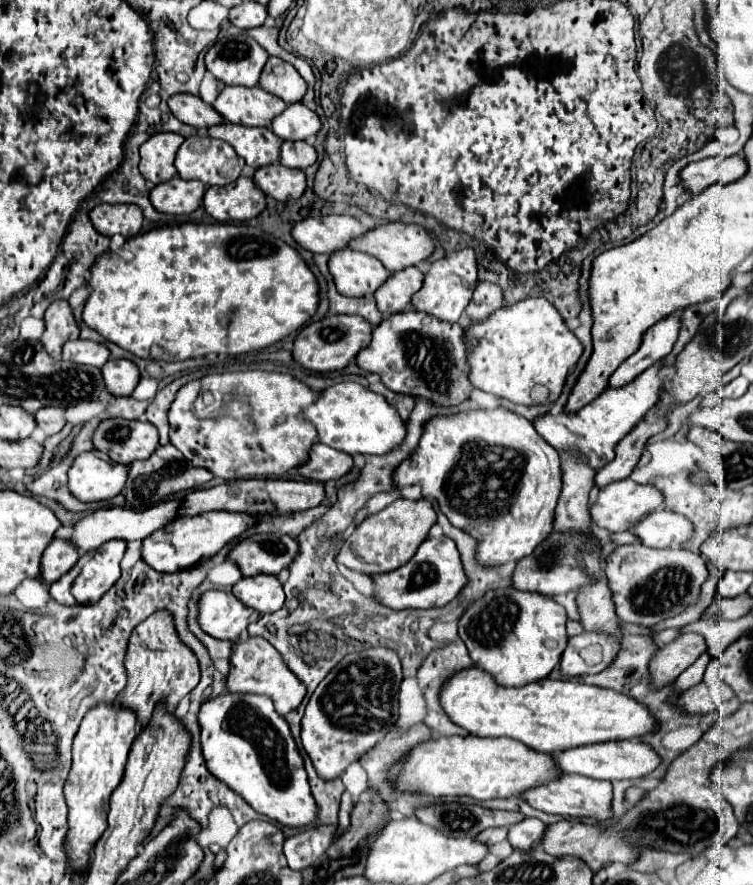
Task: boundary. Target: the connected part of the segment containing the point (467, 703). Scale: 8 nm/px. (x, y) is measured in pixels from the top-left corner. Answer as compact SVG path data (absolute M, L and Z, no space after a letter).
M477 667L461 669L445 679L439 691L439 703L447 717L471 735L511 737L539 753L559 753L591 743L633 739L655 727L651 713L641 703L617 691L553 679L523 687L503 687Z

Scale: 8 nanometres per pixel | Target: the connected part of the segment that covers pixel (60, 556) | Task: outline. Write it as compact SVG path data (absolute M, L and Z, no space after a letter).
M53 539L41 557L41 575L45 577L43 581L55 583L77 563L77 559L79 551L75 551L75 547L69 541Z

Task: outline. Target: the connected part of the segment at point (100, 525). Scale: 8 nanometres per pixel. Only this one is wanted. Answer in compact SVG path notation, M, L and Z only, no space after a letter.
M171 499L171 501L161 501L159 505L145 509L145 511L131 511L125 507L107 507L107 509L99 509L95 513L85 515L81 521L77 521L73 525L73 533L69 537L69 541L79 549L79 551L93 551L99 545L103 545L105 541L111 539L123 539L123 541L135 541L135 539L143 539L149 537L151 533L155 533L157 529L165 527L167 523L177 519L177 511L181 507L181 499Z

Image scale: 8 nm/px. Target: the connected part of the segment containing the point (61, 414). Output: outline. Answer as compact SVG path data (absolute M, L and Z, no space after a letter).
M43 407L35 413L35 419L37 419L39 429L43 429L47 437L59 433L67 423L65 421L65 409L59 409L59 407Z

